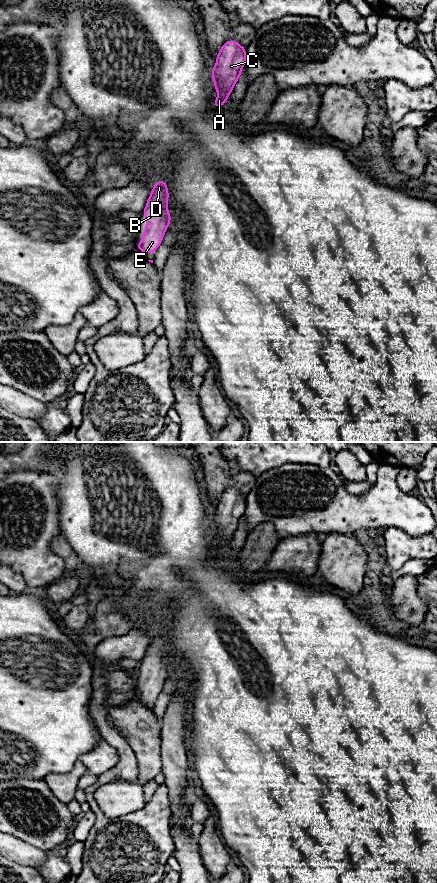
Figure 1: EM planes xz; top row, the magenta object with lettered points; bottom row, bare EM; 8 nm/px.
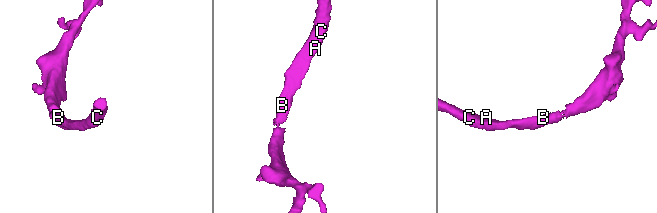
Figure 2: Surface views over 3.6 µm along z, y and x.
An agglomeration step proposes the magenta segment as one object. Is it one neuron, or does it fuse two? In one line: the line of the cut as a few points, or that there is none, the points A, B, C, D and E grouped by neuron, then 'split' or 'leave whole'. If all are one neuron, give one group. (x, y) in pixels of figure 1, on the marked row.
no cut | A B C D E | leave whole

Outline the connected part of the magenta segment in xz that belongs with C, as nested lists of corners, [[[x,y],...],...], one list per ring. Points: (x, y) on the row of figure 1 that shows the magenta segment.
[[[235,40],[226,41],[216,56],[216,65],[212,68],[212,80],[218,96],[214,108],[223,106],[241,76],[246,63],[246,48]]]

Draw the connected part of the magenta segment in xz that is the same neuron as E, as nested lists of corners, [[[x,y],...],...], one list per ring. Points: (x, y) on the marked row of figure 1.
[[[166,180],[155,182],[143,210],[148,226],[143,229],[144,238],[137,244],[137,249],[146,254],[156,252],[171,222],[171,215],[167,210],[168,199]]]

